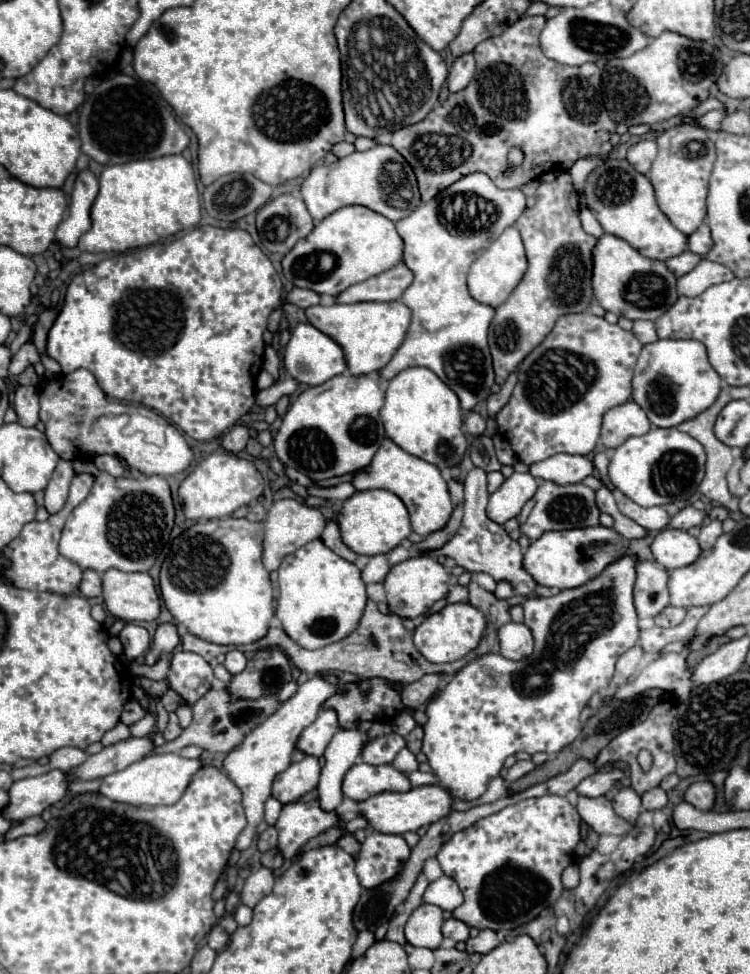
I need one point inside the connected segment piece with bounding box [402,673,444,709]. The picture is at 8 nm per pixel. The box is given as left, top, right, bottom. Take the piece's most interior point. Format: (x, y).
(415, 694)

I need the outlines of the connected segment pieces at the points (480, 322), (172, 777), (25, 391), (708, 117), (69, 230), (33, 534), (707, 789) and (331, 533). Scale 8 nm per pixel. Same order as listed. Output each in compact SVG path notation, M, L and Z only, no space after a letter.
M470 173L396 223L396 231L404 241L402 261L414 273L412 285L402 293L402 303L412 311L412 323L400 349L378 375L388 381L408 367L426 367L458 395L460 407L470 411L490 395L492 387L492 359L486 337L494 309L470 297L466 275L478 253L494 241L494 235L486 227L482 231L466 229L462 213L458 213L454 205L456 193L472 193L496 205L496 235L510 225L510 219L514 225L526 209L526 195L520 189L498 189L488 175Z
M160 753L160 755L148 755L124 771L112 773L102 779L100 793L106 795L112 801L122 801L130 805L172 805L176 803L184 789L188 787L192 775L200 769L198 759L184 759L176 753Z
M18 387L14 397L14 409L16 409L20 425L34 427L38 423L38 389Z
M708 111L708 113L704 113L704 115L700 115L700 117L684 117L682 121L684 123L698 123L698 125L702 125L704 129L708 129L708 131L718 131L720 129L720 121L724 119L724 111Z
M76 171L68 217L56 229L56 241L64 247L76 247L82 233L90 229L90 207L98 195L98 177L90 171Z
M74 475L72 483L70 483L70 495L68 495L64 509L58 511L56 515L50 515L42 523L30 521L28 525L24 525L20 535L10 545L6 545L4 557L10 561L10 569L8 569L6 578L12 582L14 587L18 585L22 589L46 591L46 593L54 593L54 595L72 595L78 591L78 583L82 579L82 569L58 553L58 541L60 541L60 531L64 527L66 517L72 513L72 509L76 505L80 505L86 499L92 483L94 483L92 475Z
M696 781L692 783L686 793L684 793L684 801L688 803L700 803L700 809L712 809L716 803L716 787L710 781Z
M330 521L328 525L326 525L326 531L322 533L322 543L328 547L328 549L332 549L336 555L340 555L342 559L346 559L346 561L350 561L350 563L356 563L356 553L354 551L350 551L344 543L342 543L342 539L340 539L340 531L338 531L338 525L334 523L334 521Z

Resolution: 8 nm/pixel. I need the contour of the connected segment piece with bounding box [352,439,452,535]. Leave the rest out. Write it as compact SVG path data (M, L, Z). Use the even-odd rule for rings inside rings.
M384 439L380 449L376 451L372 463L360 471L354 473L352 485L356 491L368 491L368 489L386 489L392 491L402 499L410 513L410 523L418 535L428 535L432 531L438 531L446 525L446 519L450 519L452 501L448 495L448 485L442 479L438 467L432 463L426 463L406 451L402 451L394 441Z

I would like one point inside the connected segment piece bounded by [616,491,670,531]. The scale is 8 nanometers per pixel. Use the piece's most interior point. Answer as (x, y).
(651, 518)

